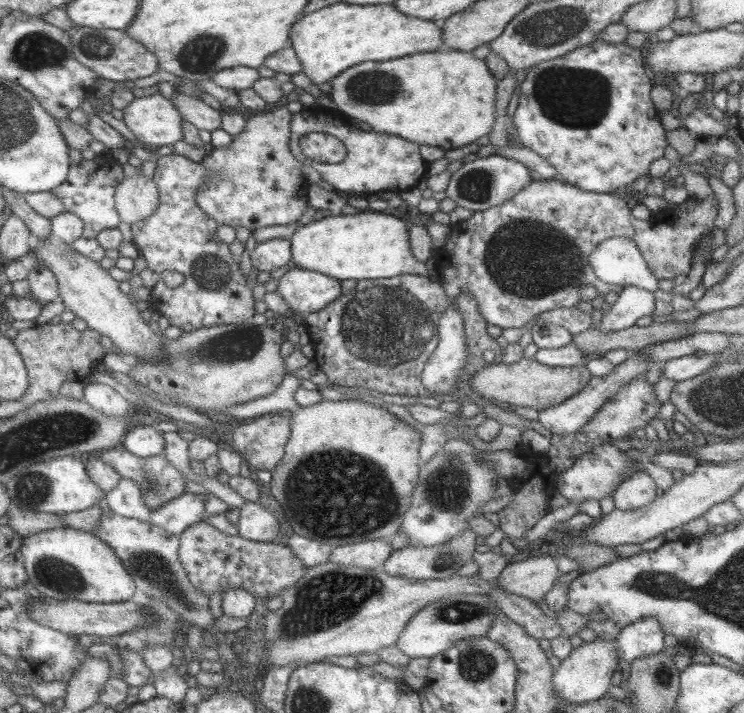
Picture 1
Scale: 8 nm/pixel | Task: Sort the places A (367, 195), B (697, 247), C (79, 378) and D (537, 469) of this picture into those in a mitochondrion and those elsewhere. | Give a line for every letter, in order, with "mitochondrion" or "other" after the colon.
A: other
B: other
C: other
D: other

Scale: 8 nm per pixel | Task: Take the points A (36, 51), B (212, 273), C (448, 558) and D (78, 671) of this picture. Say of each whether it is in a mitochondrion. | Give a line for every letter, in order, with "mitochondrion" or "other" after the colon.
A: mitochondrion
B: mitochondrion
C: mitochondrion
D: other

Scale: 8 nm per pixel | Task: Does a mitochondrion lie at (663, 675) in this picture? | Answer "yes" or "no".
yes

